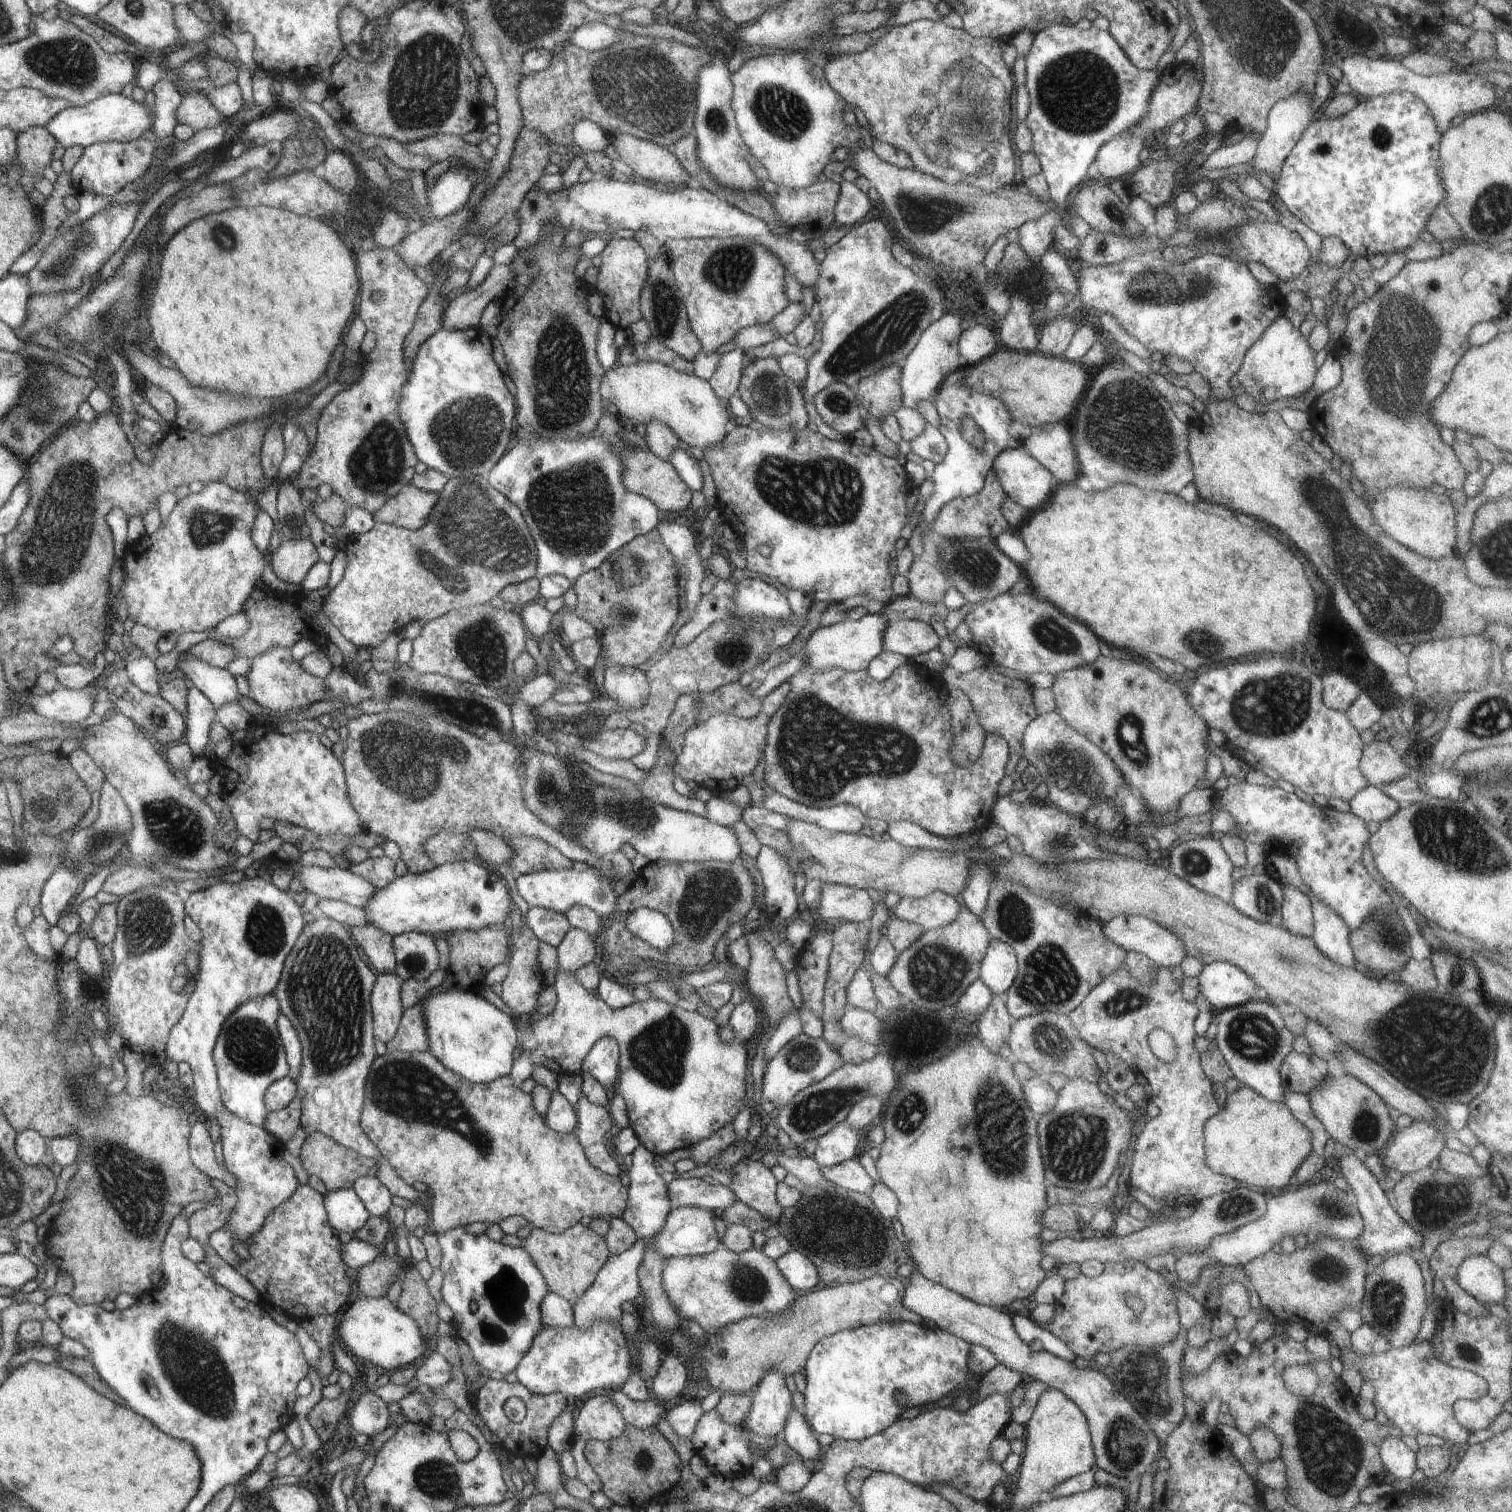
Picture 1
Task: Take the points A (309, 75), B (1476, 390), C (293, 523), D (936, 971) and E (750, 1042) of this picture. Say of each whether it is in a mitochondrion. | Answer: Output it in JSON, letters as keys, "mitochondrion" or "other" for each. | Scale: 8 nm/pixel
{"A":"other","B":"other","C":"other","D":"mitochondrion","E":"other"}

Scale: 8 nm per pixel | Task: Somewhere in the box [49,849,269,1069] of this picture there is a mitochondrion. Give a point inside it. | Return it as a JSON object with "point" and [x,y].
{"point":[149,925]}

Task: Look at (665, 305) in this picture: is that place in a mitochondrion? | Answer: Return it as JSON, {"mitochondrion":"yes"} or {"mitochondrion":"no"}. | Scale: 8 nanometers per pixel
{"mitochondrion":"yes"}

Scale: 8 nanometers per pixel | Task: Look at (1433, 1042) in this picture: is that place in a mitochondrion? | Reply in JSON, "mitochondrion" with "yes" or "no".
{"mitochondrion":"yes"}

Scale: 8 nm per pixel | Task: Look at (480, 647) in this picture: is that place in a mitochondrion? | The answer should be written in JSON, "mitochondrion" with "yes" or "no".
{"mitochondrion":"yes"}

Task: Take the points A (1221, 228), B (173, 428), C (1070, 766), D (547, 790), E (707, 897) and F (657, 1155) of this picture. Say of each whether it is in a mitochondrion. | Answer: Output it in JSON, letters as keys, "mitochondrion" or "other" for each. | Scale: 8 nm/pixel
{"A":"other","B":"other","C":"mitochondrion","D":"mitochondrion","E":"mitochondrion","F":"other"}

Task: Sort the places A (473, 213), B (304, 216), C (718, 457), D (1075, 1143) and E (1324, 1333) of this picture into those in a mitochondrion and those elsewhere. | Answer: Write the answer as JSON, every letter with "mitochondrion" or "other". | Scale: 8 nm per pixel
{"A":"other","B":"other","C":"other","D":"mitochondrion","E":"other"}

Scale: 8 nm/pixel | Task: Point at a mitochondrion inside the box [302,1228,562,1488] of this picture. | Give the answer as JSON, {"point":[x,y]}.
{"point":[507,1293]}

